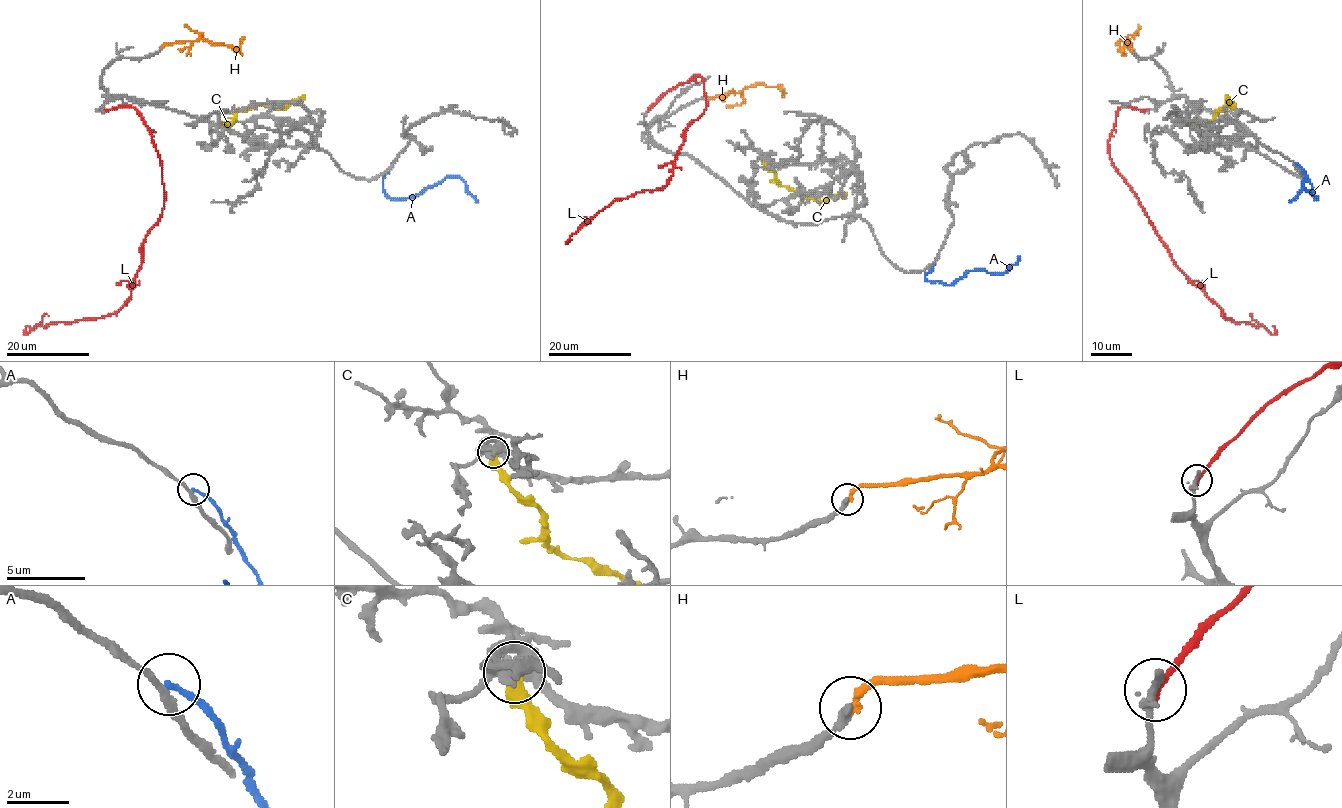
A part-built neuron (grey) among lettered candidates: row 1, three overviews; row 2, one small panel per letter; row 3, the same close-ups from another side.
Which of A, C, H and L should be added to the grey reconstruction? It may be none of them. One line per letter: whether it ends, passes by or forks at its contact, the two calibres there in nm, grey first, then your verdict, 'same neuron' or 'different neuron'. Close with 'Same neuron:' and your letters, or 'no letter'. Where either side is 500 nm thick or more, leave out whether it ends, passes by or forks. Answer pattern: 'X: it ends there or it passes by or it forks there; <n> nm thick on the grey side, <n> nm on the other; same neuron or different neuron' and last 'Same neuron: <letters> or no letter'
A: it ends there; 240 nm thick on the grey side, 180 nm on the other; different neuron
C: it ends there; 280 nm thick on the grey side, 420 nm on the other; different neuron
H: it ends there; 300 nm thick on the grey side, 280 nm on the other; same neuron
L: it ends there; 340 nm thick on the grey side, 240 nm on the other; different neuron
Same neuron: H

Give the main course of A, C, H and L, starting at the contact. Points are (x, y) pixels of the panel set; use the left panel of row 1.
A: (392, 163), (383, 178), (383, 191), (392, 199), (412, 197), (446, 177), (458, 176), (476, 200)
C: (220, 122), (228, 124), (239, 110), (255, 105), (285, 108), (299, 98), (303, 101)
H: (161, 48), (200, 39), (236, 49), (242, 38)
L: (103, 110), (132, 106), (150, 132), (161, 165), (161, 216), (145, 238), (122, 307), (26, 334), (29, 325)

